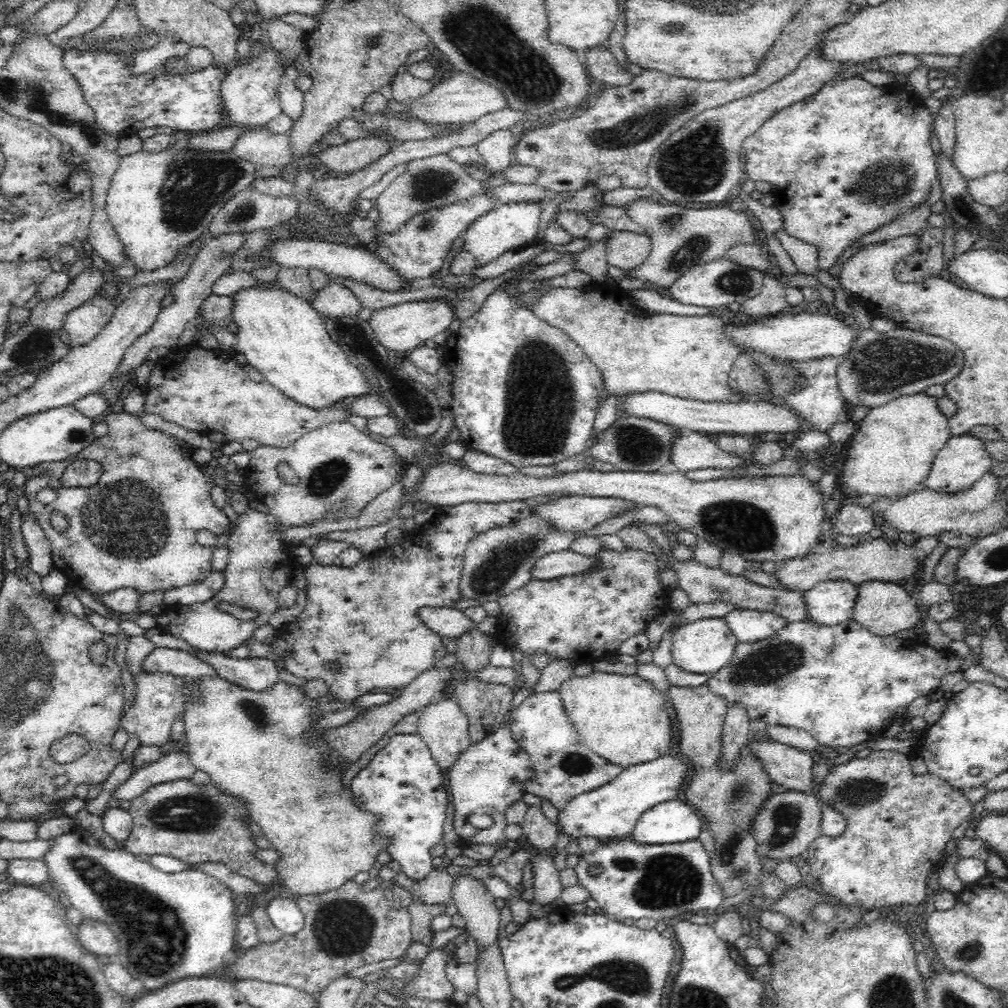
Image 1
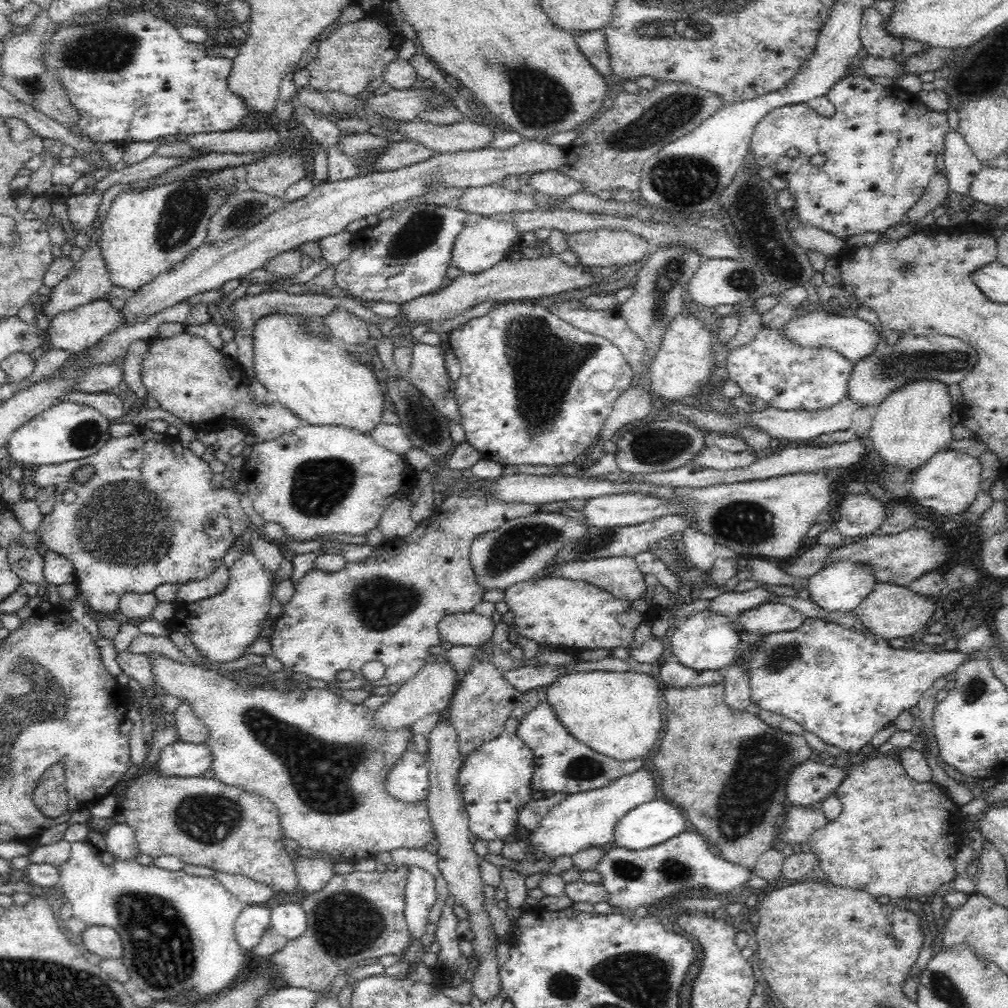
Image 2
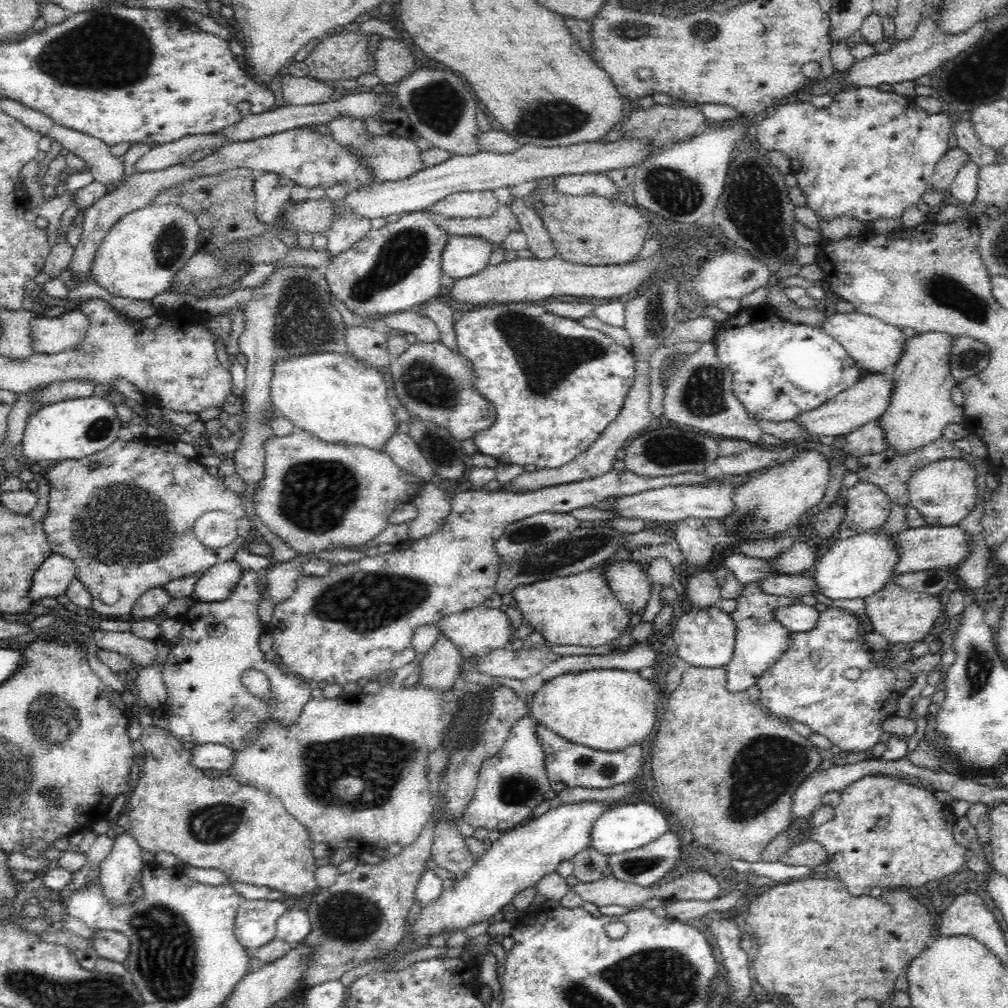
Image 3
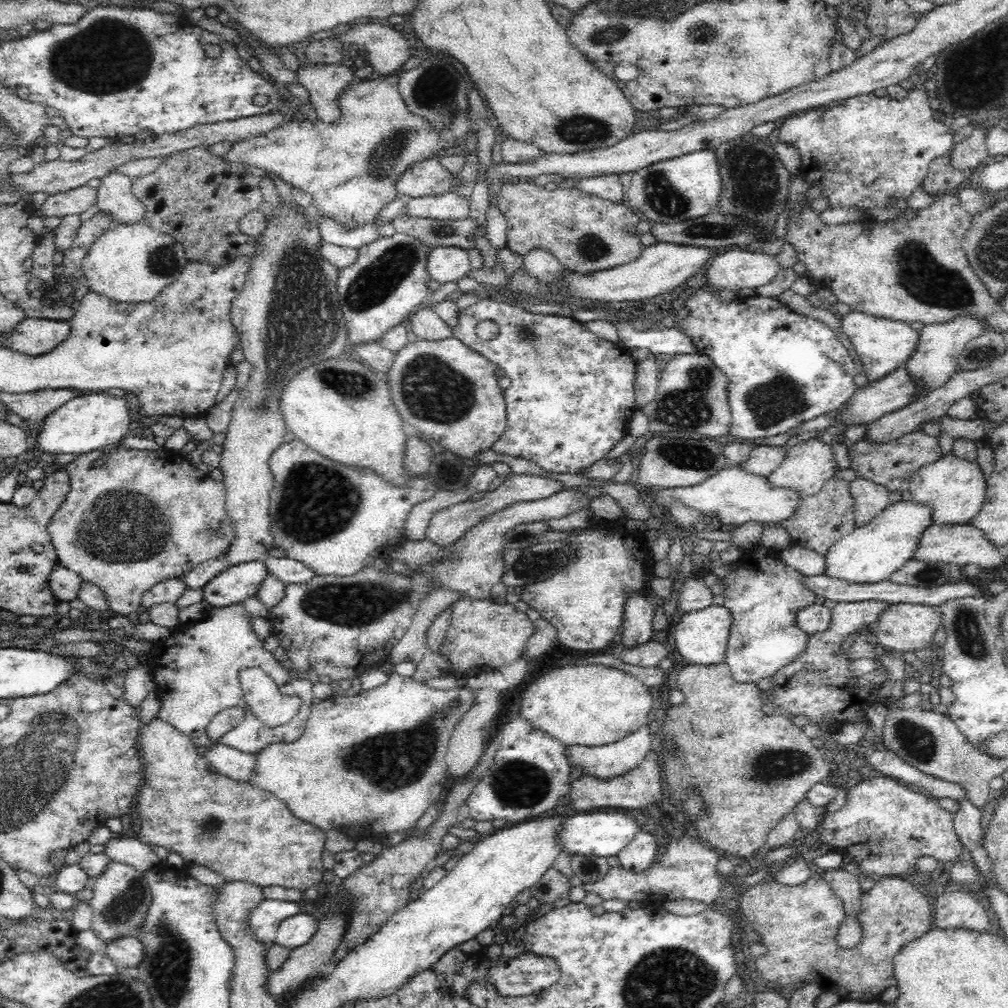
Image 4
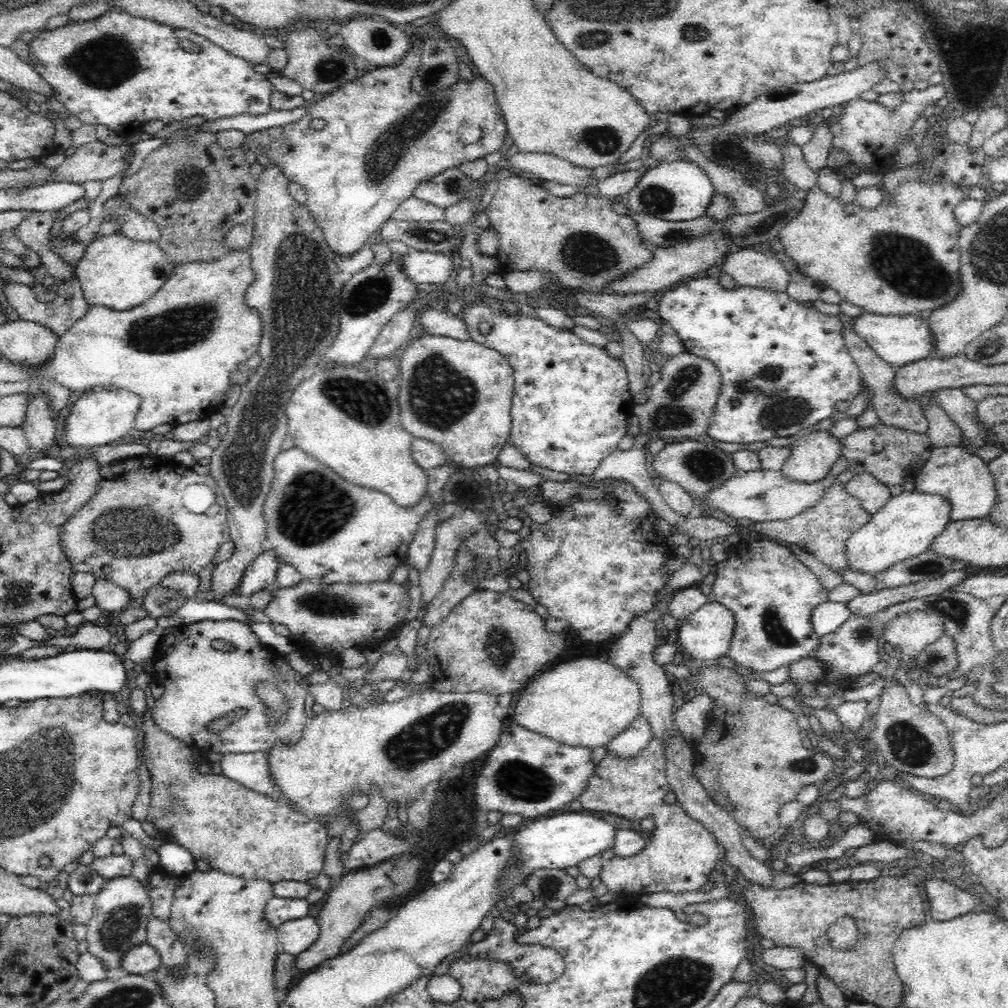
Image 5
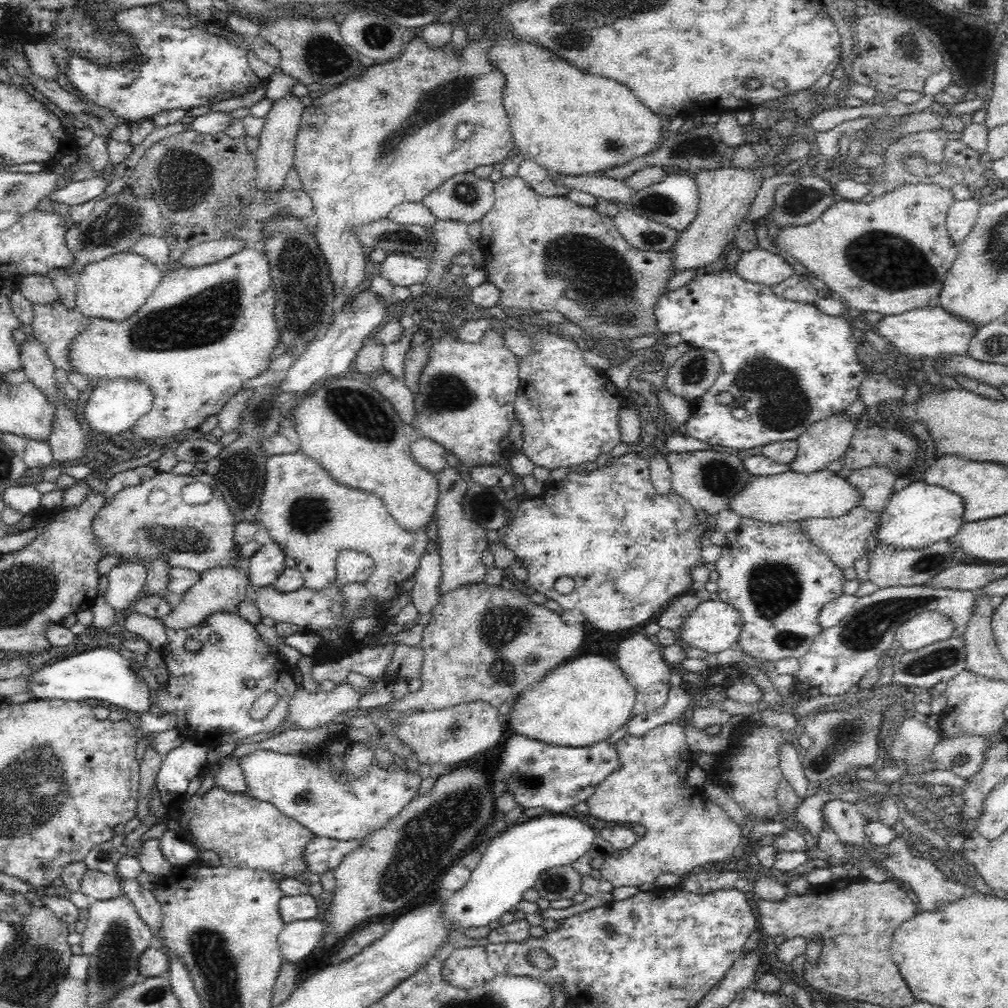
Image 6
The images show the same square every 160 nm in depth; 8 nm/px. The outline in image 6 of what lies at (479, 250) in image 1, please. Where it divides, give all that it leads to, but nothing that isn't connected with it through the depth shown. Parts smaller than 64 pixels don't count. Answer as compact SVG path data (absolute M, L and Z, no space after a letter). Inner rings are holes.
M387 255L379 264L379 274L394 286L412 286L421 284L427 277L430 258L412 257L412 255Z

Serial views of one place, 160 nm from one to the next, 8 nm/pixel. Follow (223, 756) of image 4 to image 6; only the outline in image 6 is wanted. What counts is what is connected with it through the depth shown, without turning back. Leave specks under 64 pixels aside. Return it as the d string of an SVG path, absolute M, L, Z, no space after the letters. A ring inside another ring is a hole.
M254 750L250 754L238 759L240 771L246 781L246 793L265 802L270 802L282 814L293 818L296 822L311 830L316 837L332 838L334 840L349 841L365 838L372 831L385 827L396 818L418 792L422 780L419 773L408 771L401 762L386 765L372 764L367 775L356 778L348 773L348 780L342 782L336 773L328 771L328 760L324 757L319 763L312 763L306 754L280 754L271 750Z

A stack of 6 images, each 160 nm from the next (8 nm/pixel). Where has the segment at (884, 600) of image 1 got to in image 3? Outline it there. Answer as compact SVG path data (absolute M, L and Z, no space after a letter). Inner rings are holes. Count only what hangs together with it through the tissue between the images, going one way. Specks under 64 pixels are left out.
M890 580L882 589L864 600L865 613L872 630L881 634L888 642L903 646L909 642L920 642L928 636L942 610L937 596L910 591L897 582Z

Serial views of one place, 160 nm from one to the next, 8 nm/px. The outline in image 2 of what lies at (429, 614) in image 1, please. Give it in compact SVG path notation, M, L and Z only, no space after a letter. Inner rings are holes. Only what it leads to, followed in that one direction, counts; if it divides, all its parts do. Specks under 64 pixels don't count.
M472 611L466 614L446 614L437 625L441 640L456 646L478 647L478 644L490 642L494 630L492 617L474 614Z

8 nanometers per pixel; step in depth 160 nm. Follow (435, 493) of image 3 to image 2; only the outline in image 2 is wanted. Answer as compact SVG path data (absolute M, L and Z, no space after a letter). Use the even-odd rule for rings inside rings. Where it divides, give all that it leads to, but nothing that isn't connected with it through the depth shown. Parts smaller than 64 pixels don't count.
M396 497L382 510L377 529L386 540L407 536L416 529L417 523L411 520L408 507L407 499Z

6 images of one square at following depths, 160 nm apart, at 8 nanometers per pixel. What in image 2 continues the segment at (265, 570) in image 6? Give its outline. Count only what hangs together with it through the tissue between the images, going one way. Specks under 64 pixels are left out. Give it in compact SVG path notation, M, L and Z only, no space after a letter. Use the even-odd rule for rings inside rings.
M221 565L214 570L209 577L200 581L188 582L180 585L177 591L175 603L177 604L193 604L200 602L216 594L222 593L229 582L229 568Z

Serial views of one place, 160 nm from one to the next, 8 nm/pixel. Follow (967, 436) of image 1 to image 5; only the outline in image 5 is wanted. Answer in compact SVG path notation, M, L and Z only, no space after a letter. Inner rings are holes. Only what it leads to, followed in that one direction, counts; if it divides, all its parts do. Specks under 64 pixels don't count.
M962 445L938 447L930 453L930 458L923 464L915 476L914 490L930 495L944 497L950 503L949 520L966 521L985 518L996 504L996 487L988 471L987 460L977 455L966 453Z

